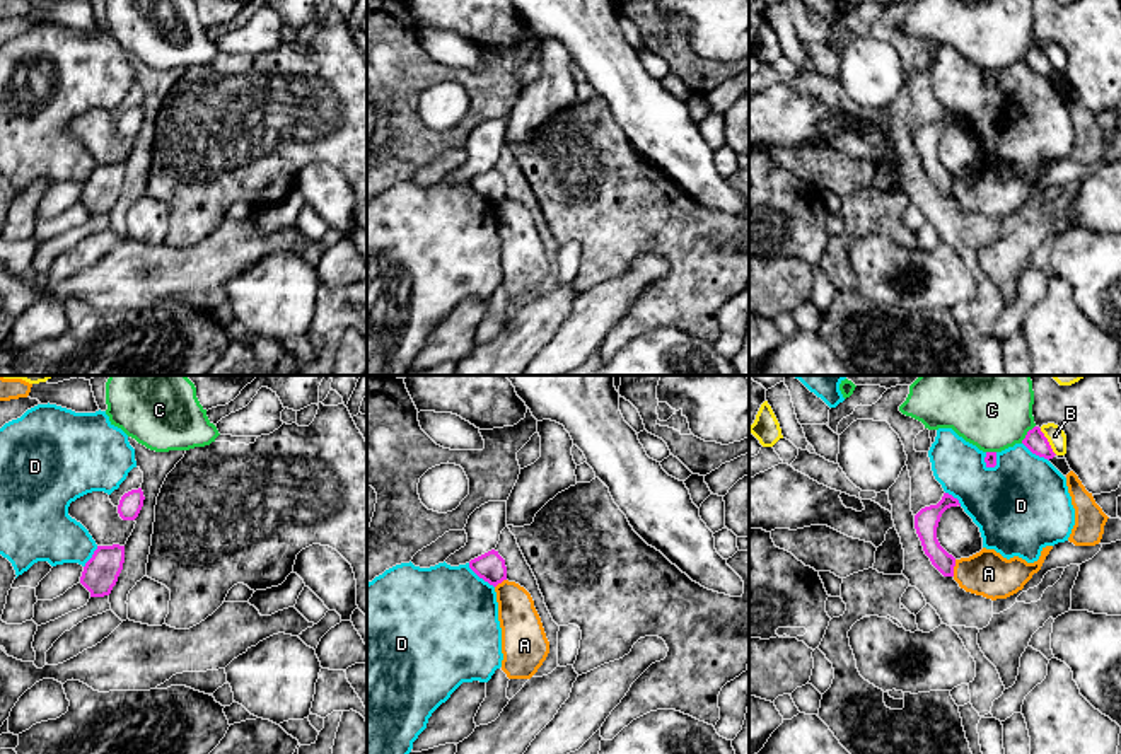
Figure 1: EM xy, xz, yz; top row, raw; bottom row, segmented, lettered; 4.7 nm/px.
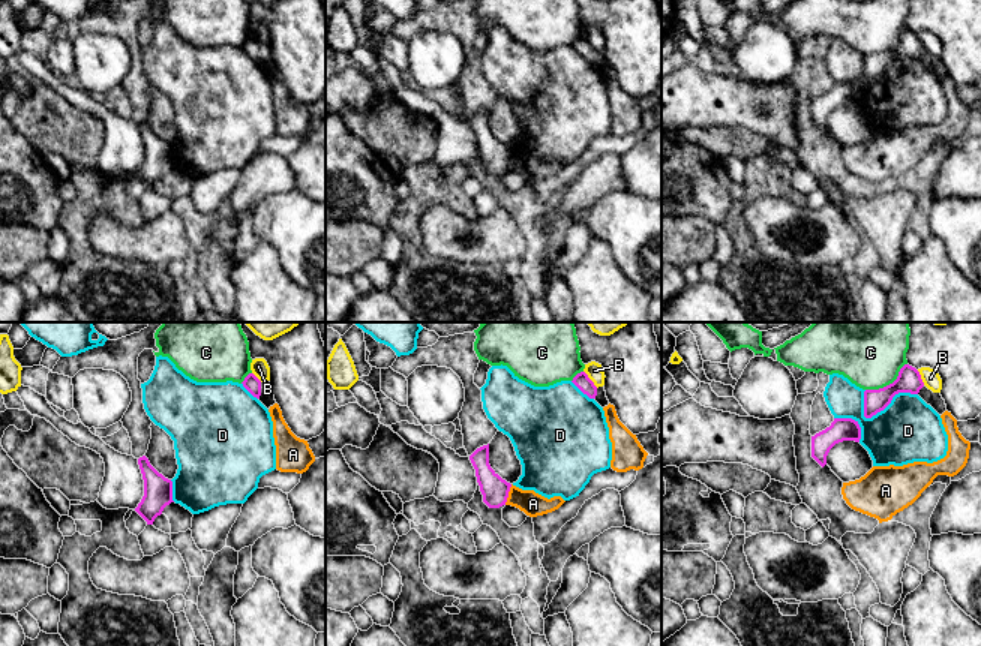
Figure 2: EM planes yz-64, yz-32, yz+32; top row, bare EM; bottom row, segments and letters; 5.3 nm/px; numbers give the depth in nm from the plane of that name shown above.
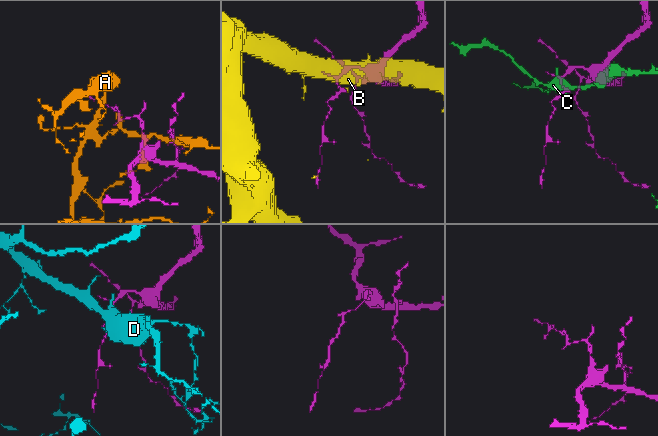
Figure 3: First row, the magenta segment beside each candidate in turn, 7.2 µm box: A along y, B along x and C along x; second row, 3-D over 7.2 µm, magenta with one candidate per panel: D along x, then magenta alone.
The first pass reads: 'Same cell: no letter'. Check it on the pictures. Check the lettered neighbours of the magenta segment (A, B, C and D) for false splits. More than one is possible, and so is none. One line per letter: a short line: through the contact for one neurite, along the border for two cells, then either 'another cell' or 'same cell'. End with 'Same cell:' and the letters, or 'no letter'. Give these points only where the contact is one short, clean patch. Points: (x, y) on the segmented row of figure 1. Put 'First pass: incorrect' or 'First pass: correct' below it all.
A: another cell
B: line yz (1039, 429), (1057, 454); another cell
C: another cell
D: another cell
Same cell: no letter
First pass: correct

